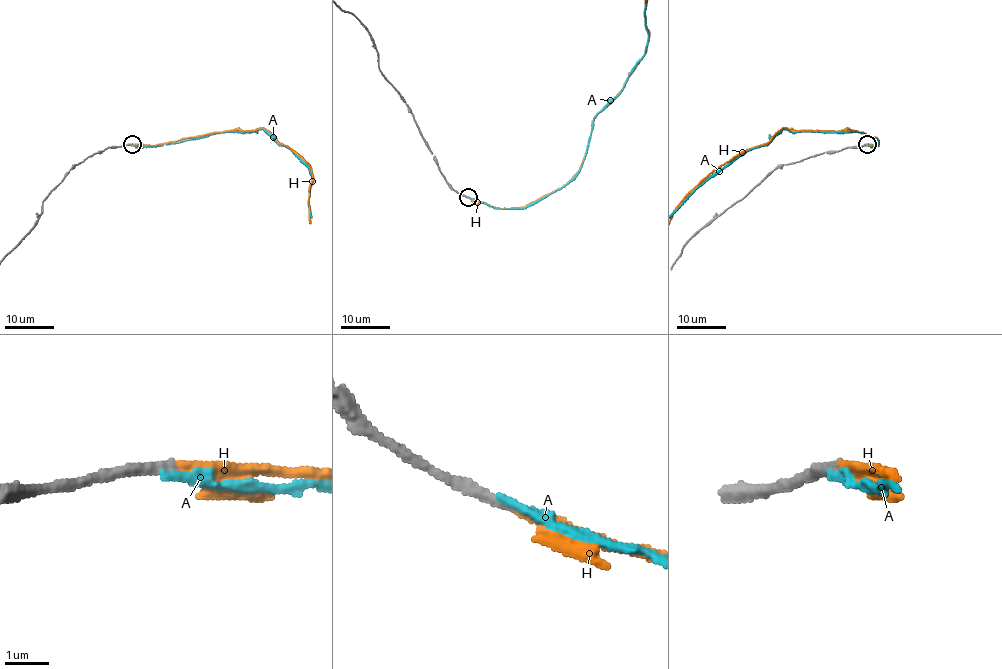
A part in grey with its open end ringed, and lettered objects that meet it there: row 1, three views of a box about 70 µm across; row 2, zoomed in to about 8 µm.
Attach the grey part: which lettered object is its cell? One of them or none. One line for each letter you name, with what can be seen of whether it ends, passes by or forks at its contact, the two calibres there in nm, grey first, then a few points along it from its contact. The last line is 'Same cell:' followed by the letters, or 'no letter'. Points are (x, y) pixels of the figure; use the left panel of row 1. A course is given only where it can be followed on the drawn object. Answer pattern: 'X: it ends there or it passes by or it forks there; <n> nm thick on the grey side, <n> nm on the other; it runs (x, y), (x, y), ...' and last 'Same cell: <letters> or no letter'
H: it ends there; 240 nm thick on the grey side, 220 nm on the other
Same cell: H

